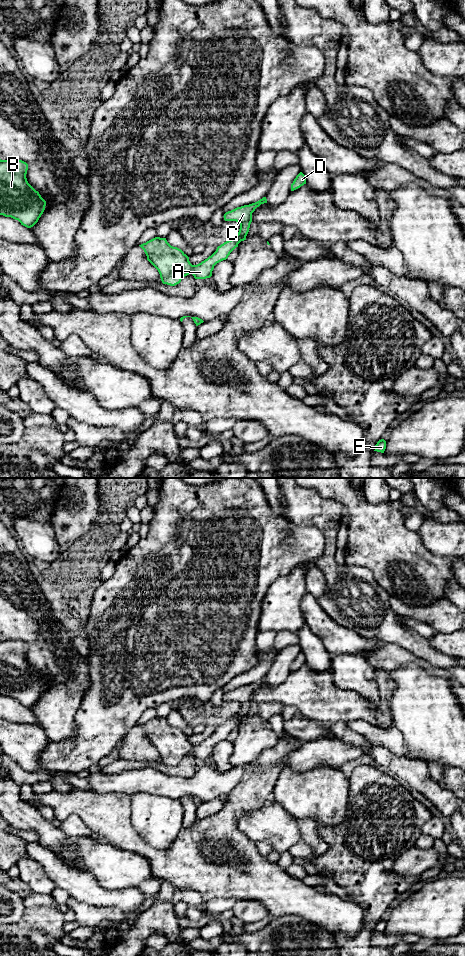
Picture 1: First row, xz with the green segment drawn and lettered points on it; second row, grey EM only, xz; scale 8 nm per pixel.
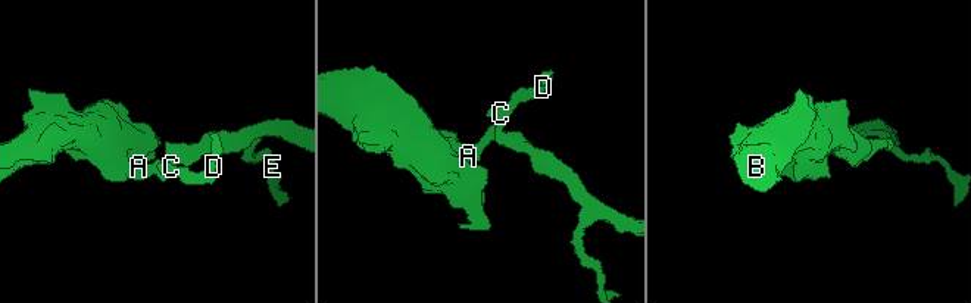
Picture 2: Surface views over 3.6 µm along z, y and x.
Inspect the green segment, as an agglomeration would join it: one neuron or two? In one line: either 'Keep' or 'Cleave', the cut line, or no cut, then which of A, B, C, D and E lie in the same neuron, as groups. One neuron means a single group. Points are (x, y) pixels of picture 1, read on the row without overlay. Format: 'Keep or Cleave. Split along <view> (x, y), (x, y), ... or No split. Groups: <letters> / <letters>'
Cleave. Split along xz (245, 715), (236, 718). Groups: A B C D / E

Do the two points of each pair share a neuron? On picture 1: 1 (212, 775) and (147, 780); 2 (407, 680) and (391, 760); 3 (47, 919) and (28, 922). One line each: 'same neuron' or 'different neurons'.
1: same neuron
2: different neurons
3: same neuron

